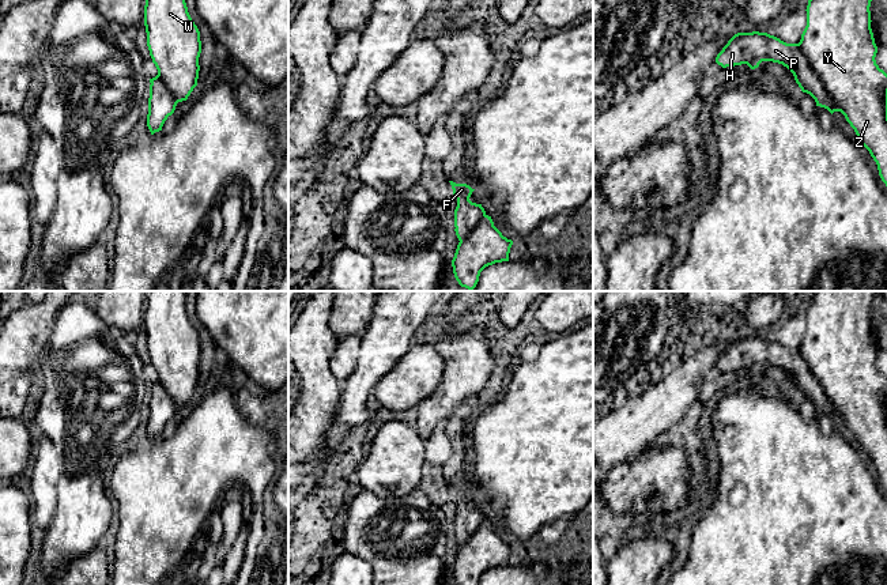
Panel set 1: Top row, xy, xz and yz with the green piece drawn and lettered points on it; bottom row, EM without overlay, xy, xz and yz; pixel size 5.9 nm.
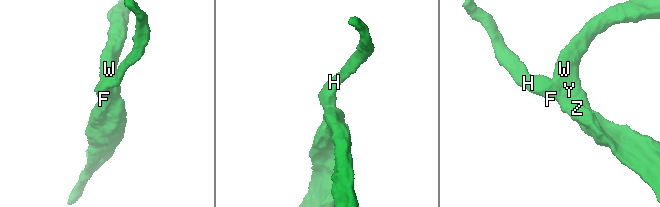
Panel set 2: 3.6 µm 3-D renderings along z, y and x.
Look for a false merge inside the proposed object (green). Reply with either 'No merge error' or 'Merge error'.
No merge error

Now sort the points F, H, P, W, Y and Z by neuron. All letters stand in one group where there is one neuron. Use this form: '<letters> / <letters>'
F H P W Y Z

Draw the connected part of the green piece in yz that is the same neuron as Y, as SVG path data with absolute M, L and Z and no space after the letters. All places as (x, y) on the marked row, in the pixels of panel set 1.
M808 0L807 26L799 44L786 44L767 33L737 33L717 54L716 63L722 68L747 64L755 69L762 61L786 67L816 106L845 116L876 162L879 176L887 186L887 73L875 60L877 46L871 29L871 1Z

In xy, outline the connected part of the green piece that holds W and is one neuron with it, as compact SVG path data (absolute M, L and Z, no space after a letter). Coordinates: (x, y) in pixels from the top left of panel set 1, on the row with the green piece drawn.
M146 0L144 26L147 46L158 75L150 79L147 127L154 135L162 131L178 102L186 101L199 79L201 53L200 31L192 20L185 0Z

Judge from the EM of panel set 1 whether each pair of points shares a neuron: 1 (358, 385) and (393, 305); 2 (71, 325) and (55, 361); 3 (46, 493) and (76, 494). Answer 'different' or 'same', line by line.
1: same
2: same
3: different

